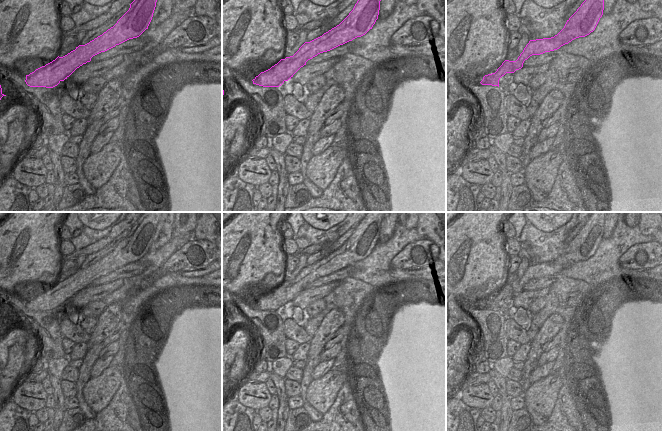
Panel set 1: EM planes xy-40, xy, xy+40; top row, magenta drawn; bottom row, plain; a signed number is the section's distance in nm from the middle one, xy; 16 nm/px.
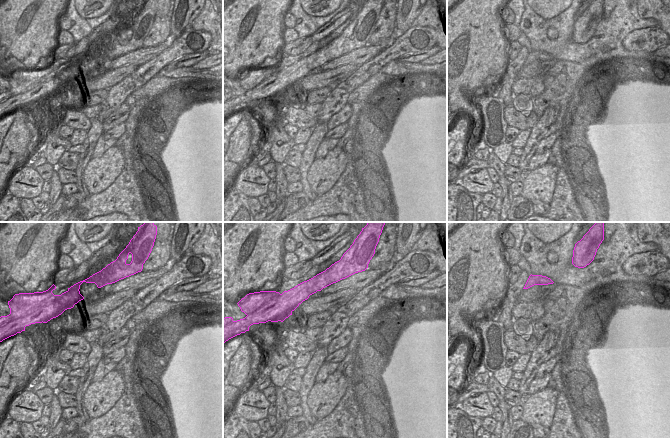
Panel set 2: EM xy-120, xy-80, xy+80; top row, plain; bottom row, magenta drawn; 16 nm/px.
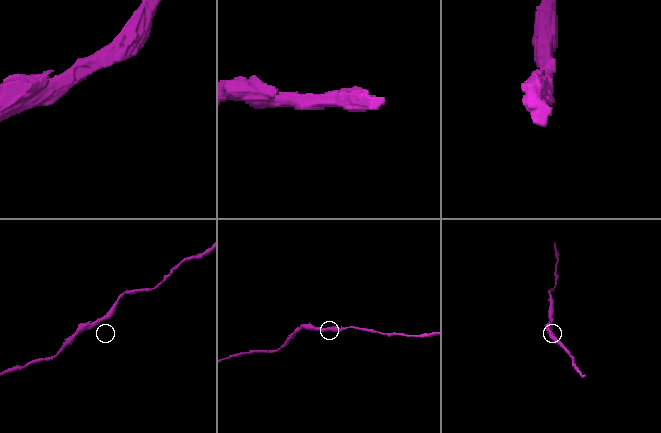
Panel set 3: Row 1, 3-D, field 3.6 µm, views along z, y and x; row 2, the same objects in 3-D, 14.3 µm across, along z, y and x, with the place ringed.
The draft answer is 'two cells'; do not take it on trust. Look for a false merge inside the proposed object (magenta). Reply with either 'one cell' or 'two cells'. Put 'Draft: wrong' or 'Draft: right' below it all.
two cells
Draft: right

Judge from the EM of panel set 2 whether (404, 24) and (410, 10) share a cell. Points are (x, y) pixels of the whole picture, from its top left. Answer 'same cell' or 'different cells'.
same cell

